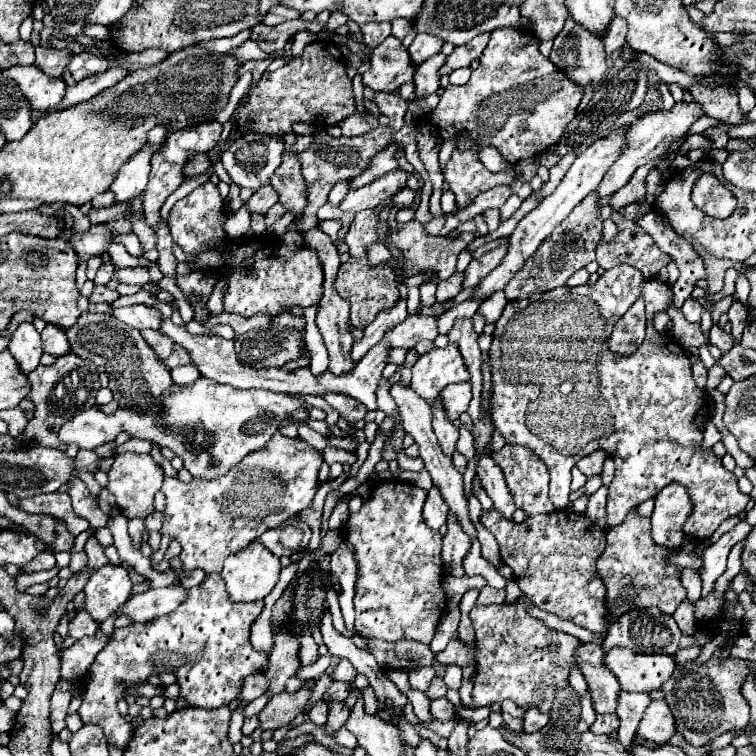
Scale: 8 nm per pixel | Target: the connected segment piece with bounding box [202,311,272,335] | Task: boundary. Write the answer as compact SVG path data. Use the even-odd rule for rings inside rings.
M225 311L220 315L212 315L208 313L206 321L202 323L204 327L216 327L216 325L230 325L234 329L236 335L244 335L246 331L254 329L254 327L264 327L272 317L266 317L266 315L258 315L258 317L240 317L240 315L226 313Z

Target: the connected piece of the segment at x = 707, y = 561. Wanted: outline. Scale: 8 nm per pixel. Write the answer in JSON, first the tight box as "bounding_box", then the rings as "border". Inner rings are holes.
{"bounding_box":[702,521,750,597],"border":[[[740,521],[732,531],[724,533],[716,543],[712,543],[710,547],[706,547],[702,551],[702,597],[708,597],[714,591],[714,585],[718,581],[718,577],[726,571],[726,557],[730,553],[730,549],[742,541],[748,533],[750,533],[750,525],[746,521]]]}

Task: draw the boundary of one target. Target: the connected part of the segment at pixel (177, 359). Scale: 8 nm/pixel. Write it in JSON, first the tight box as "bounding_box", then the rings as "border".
{"bounding_box":[164,345,194,369],"border":[[[176,345],[174,351],[172,351],[172,355],[170,355],[170,359],[166,359],[164,363],[166,363],[168,369],[174,369],[174,367],[178,367],[178,365],[192,365],[194,361],[192,361],[190,353],[188,353],[182,345]]]}

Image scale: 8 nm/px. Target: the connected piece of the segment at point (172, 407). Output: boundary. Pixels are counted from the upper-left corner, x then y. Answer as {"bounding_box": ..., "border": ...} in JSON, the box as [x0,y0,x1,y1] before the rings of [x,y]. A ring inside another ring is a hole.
{"bounding_box":[58,377,308,481],"border":[[[200,377],[190,387],[174,385],[166,391],[162,411],[156,417],[138,415],[130,409],[118,409],[114,415],[106,415],[100,409],[86,409],[58,429],[58,439],[66,445],[76,443],[80,449],[94,449],[106,441],[114,441],[120,431],[126,431],[132,437],[170,447],[184,459],[192,477],[212,481],[228,473],[228,469],[238,465],[248,453],[262,449],[292,413],[308,407],[304,399],[286,393],[272,393],[266,389],[244,391]]]}

